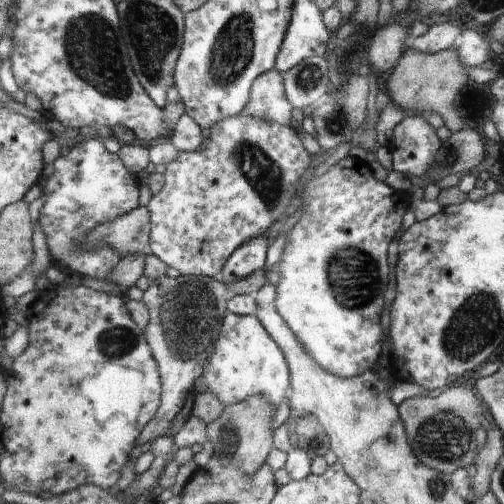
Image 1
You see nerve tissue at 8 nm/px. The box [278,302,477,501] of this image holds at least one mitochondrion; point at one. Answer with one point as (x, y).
(441, 436)

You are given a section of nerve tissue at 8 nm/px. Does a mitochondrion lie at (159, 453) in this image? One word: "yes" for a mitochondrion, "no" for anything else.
no

